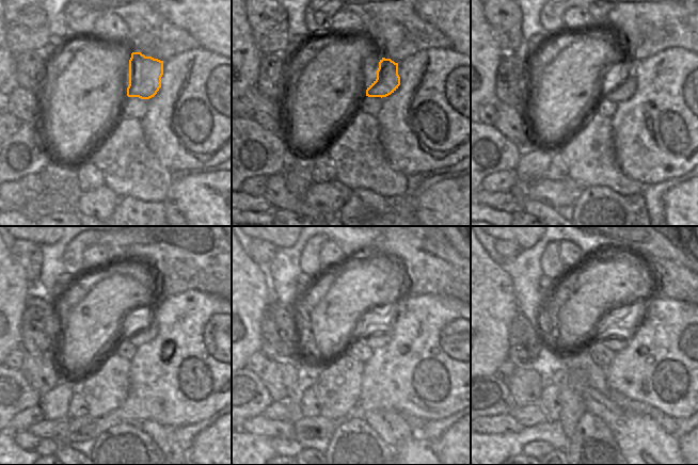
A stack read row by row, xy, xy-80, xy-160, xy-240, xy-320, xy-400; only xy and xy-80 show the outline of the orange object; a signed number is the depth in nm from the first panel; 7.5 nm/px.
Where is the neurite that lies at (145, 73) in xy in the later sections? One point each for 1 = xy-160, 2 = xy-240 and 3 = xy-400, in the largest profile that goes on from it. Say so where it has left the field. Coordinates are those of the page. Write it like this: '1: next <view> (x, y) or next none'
1: next xy-160 (623, 89)
2: next xy-240 (146, 330)
3: next xy-400 (615, 343)

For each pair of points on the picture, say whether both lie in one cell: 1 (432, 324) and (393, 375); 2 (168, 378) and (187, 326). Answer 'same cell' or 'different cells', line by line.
1: same cell
2: same cell

